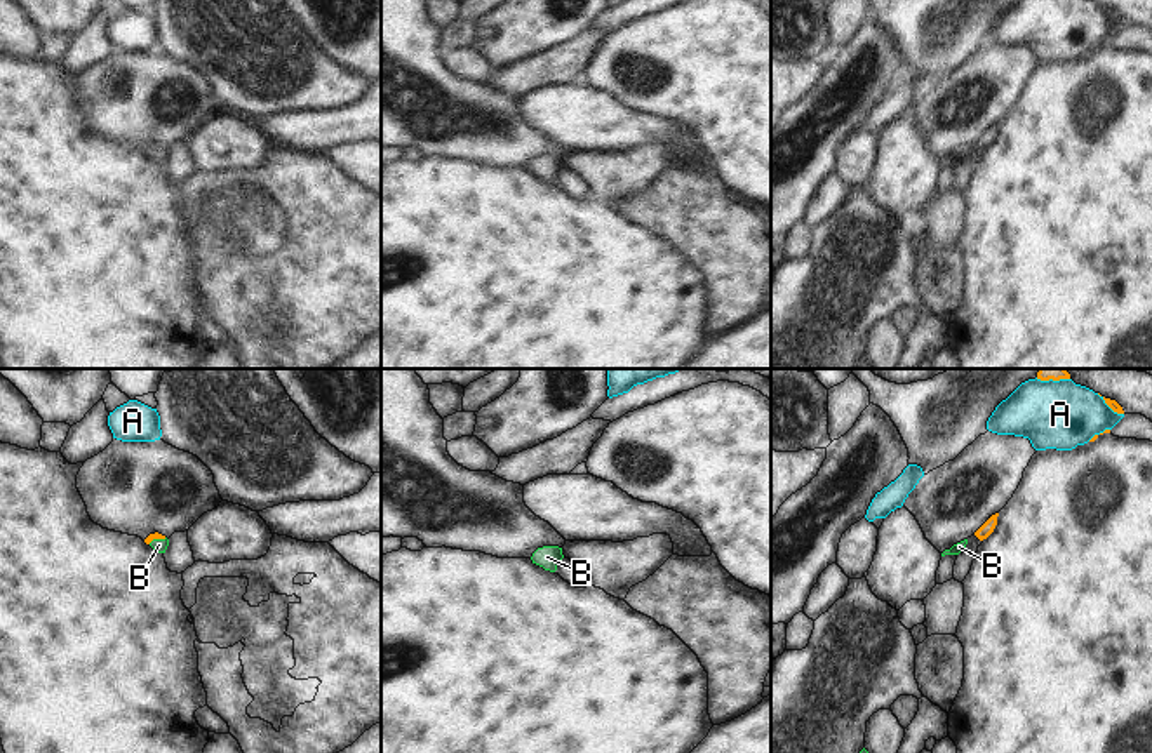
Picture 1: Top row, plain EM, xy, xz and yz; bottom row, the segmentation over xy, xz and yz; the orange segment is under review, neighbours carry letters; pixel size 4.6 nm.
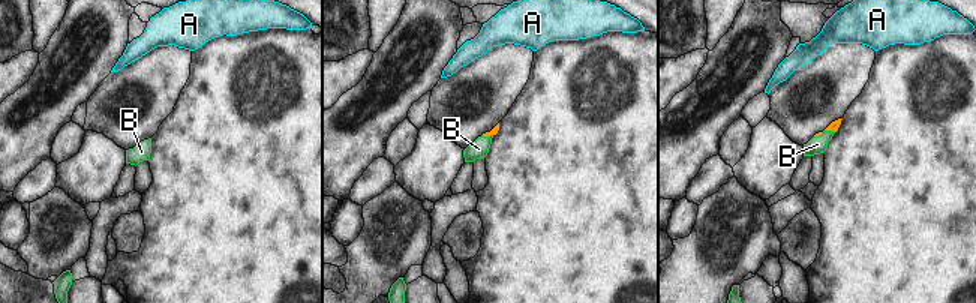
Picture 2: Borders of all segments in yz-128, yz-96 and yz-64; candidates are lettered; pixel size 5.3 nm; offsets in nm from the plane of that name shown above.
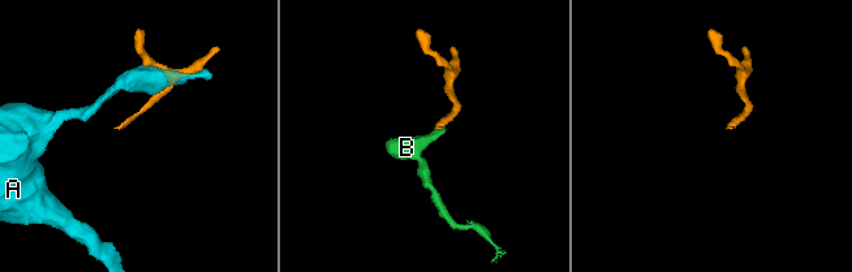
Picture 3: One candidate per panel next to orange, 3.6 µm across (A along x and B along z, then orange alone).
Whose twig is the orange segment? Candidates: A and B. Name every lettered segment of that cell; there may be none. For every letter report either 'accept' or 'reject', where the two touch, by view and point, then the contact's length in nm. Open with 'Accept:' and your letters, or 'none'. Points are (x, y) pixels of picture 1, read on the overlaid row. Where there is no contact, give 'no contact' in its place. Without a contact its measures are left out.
Accept: B
A: reject; meets orange in yz at (1053, 379); contact 160 nm long
B: accept; meets orange in xy at (157, 538); contact 90 nm long

